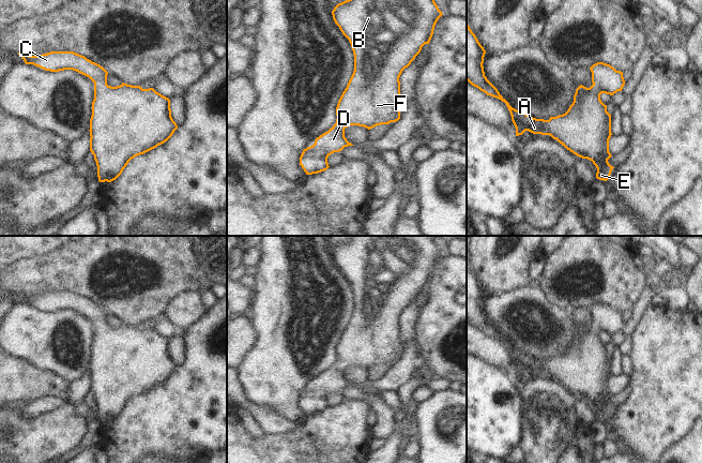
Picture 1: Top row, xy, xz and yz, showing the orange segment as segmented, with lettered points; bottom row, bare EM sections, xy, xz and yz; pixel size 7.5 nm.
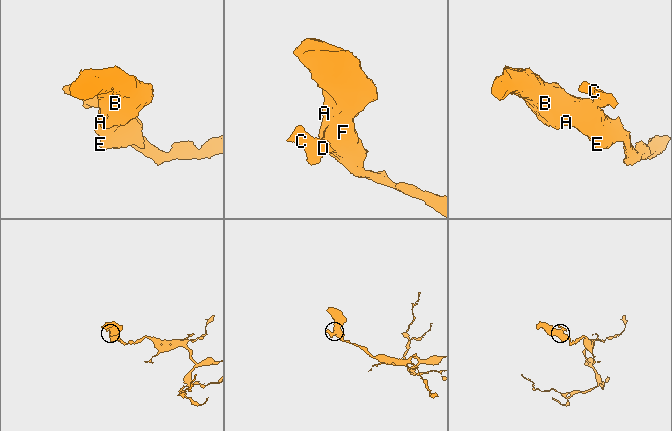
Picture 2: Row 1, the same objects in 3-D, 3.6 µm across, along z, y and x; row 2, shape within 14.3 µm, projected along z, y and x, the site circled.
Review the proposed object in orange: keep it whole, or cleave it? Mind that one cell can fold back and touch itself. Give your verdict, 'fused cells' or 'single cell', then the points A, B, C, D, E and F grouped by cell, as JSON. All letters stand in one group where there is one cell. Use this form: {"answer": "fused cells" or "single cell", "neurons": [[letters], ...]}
{"answer": "single cell", "neurons": [["A", "B", "C", "D", "E", "F"]]}

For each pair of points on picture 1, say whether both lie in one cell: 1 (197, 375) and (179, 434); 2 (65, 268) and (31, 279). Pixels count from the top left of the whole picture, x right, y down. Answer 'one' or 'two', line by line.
1: one
2: one

